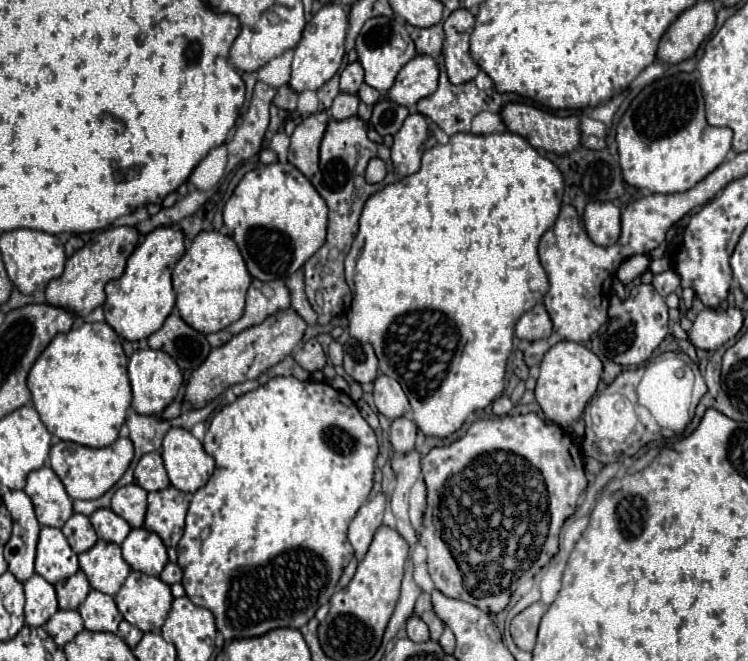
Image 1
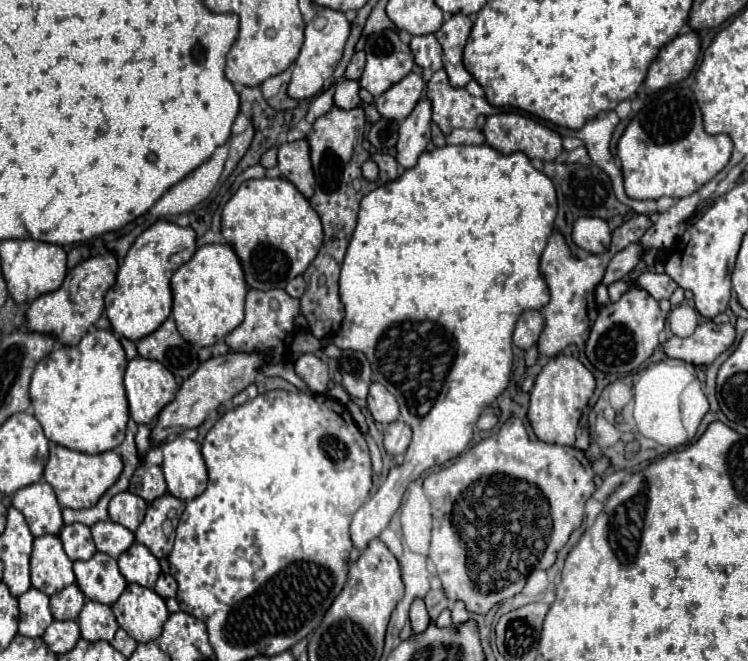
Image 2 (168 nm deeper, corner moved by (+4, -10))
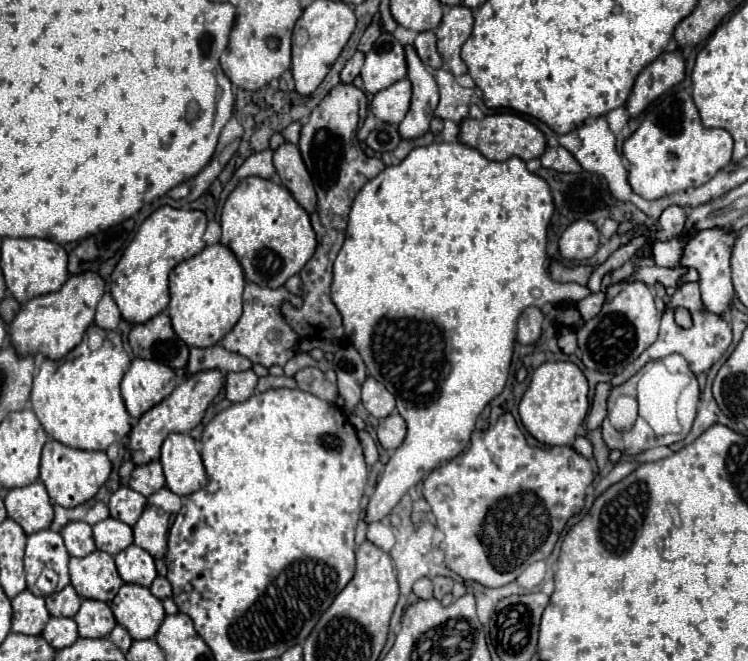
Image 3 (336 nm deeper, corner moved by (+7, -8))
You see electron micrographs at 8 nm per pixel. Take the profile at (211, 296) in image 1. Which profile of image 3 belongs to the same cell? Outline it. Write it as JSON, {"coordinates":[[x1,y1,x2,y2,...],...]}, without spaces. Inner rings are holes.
{"coordinates":[[222,244,206,246,200,254,180,262,170,272,170,302,168,314,172,328,188,346,214,346,218,344,242,316,242,290,244,270,230,248]]}

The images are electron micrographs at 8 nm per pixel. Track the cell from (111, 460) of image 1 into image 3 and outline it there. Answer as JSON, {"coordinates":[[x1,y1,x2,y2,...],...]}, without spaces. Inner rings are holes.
{"coordinates":[[48,440,44,444,40,480,44,482,54,504,60,504,64,508,74,508,76,504,88,502,92,496,96,496,100,486,108,480,110,472,112,472,112,462,108,460,106,452,76,450,76,448,64,446,56,440]]}

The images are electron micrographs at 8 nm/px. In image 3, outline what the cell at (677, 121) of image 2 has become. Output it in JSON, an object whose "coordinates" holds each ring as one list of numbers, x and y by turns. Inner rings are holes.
{"coordinates":[[676,90,662,94,646,108,644,122,624,142,622,154,630,162,628,184,632,190,646,200,656,200,694,190,714,178,732,158,732,136,722,128,704,128,692,96,686,90]]}

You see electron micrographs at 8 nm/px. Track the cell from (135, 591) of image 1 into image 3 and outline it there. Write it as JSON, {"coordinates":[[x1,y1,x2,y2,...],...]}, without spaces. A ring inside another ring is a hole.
{"coordinates":[[122,584,116,598,110,602,116,622,126,628,132,640,154,638,166,618,162,602,152,592,138,584]]}

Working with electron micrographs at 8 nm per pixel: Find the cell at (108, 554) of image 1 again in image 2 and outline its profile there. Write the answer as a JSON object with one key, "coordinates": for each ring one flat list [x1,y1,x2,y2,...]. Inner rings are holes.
{"coordinates":[[97,552,89,560,73,562,73,572,85,598,101,604,117,602,119,594,123,594,127,586,127,580,117,568,117,560,103,552]]}

